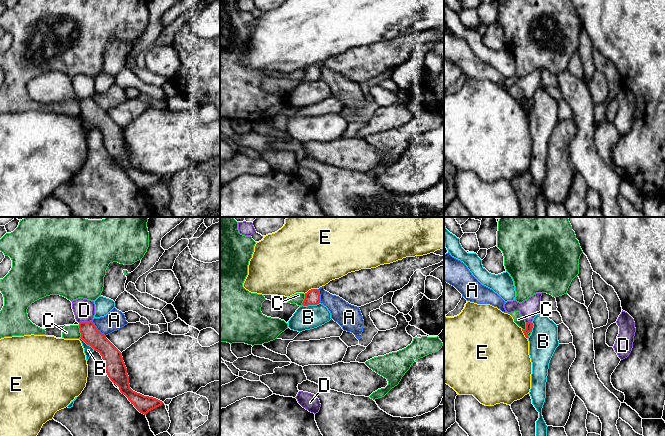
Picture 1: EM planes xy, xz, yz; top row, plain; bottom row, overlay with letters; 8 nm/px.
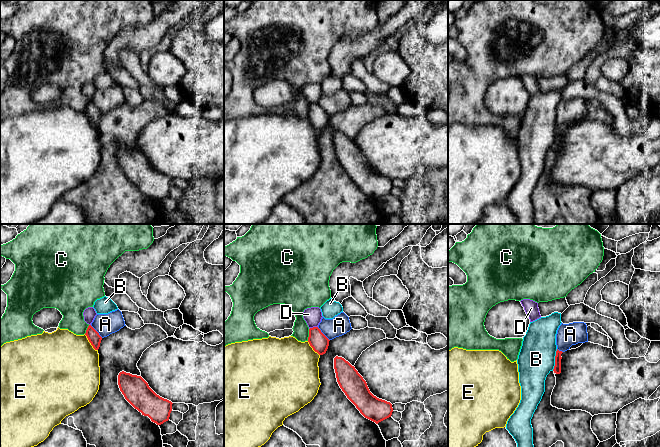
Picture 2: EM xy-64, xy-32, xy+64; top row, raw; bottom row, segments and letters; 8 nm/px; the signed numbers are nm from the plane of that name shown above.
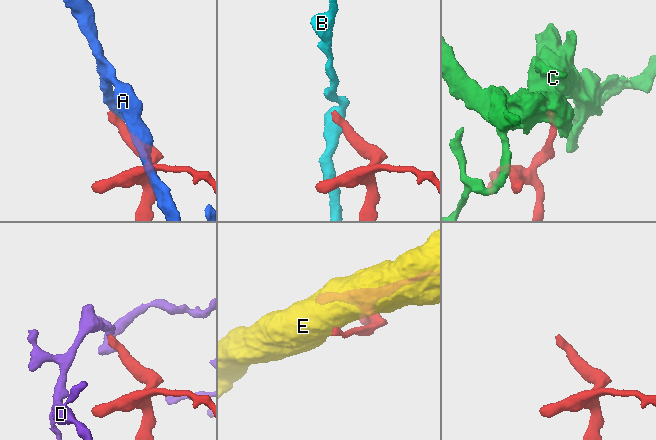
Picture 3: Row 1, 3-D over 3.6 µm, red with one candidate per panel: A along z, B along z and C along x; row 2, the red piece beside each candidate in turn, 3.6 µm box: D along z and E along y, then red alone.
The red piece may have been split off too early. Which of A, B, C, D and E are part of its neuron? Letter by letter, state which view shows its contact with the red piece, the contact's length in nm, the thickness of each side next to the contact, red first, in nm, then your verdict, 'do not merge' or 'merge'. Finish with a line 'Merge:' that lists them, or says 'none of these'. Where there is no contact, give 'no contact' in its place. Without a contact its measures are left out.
A: xy | 170 nm | 150/160 nm | do not merge
B: xz | 150 nm | 120/190 nm | do not merge
C: xy | 110 nm | 150/110 nm | do not merge
D: xy | 110 nm | 150/180 nm | do not merge
E: xz | 120 nm | 120/500 nm | do not merge
Merge: none of these

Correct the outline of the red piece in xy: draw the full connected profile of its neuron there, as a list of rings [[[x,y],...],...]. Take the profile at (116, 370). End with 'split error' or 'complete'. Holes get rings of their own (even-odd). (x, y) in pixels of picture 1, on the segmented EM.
[[[92,321],[79,323],[81,339],[94,351],[102,356],[106,373],[110,380],[119,387],[131,404],[142,414],[164,404],[162,401],[144,396],[130,388],[127,368],[123,361],[122,353],[106,338],[104,334],[97,330]]] | complete

